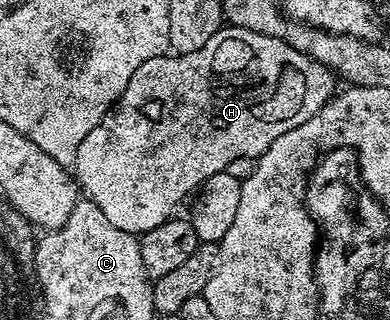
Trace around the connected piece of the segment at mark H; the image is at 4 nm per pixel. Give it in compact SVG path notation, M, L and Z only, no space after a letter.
M223 25L198 51L187 54L175 53L173 56L165 53L144 60L144 64L140 64L140 68L136 68L136 72L132 72L132 80L128 80L128 88L124 88L118 101L110 107L110 113L102 117L100 124L96 124L96 128L92 128L92 132L88 132L88 136L84 136L84 144L80 144L80 152L76 152L76 164L72 167L72 174L81 193L89 201L96 203L100 212L104 212L104 216L108 216L108 221L116 224L116 228L135 236L147 234L149 230L156 228L156 224L164 224L167 218L177 211L174 209L185 200L186 194L193 195L202 182L208 180L208 176L223 173L229 167L226 165L233 158L250 158L249 160L261 158L262 153L272 144L272 140L284 136L284 132L288 132L292 128L304 124L304 120L316 116L316 112L320 110L322 105L334 97L336 93L334 82L336 83L336 75L330 67L324 65L323 62L317 62L312 56L292 48L284 40L280 40L276 36L252 32L243 26Z

